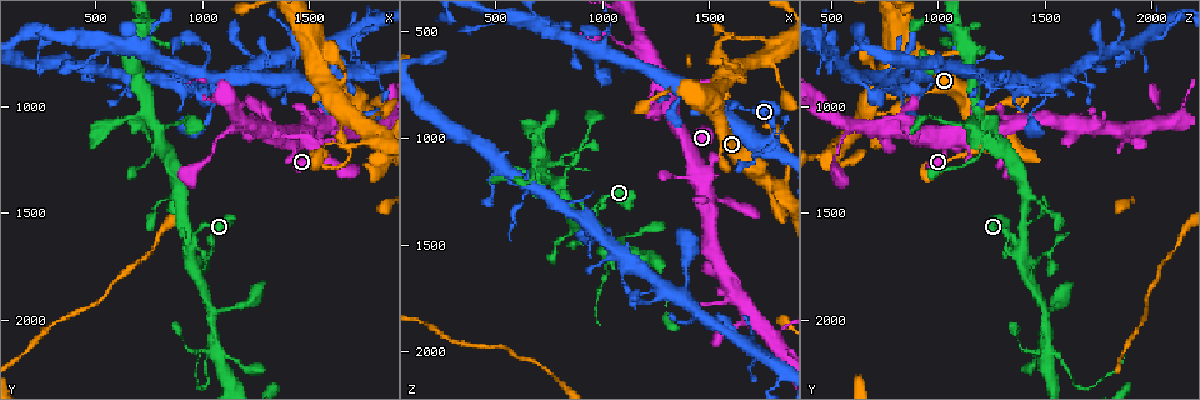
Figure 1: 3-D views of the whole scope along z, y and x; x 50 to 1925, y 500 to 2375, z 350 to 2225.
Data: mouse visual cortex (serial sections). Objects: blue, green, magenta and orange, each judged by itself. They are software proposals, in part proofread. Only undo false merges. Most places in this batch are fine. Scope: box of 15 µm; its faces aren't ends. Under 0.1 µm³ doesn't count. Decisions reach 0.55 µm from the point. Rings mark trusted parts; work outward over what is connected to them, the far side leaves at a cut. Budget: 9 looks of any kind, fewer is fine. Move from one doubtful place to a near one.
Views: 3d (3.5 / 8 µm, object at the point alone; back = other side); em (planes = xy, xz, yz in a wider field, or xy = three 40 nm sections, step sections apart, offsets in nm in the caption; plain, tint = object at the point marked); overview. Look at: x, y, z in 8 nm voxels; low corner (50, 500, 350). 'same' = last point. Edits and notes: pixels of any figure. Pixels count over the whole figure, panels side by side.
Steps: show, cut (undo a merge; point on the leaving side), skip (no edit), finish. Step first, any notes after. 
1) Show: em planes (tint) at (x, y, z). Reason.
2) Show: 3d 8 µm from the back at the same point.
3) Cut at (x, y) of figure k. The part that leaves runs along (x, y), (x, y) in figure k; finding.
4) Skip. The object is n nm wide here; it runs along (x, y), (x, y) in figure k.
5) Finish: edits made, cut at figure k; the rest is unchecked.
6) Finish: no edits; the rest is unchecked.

Show: 3d 8 µm at (1310, 1110, 770). A narrow waist.

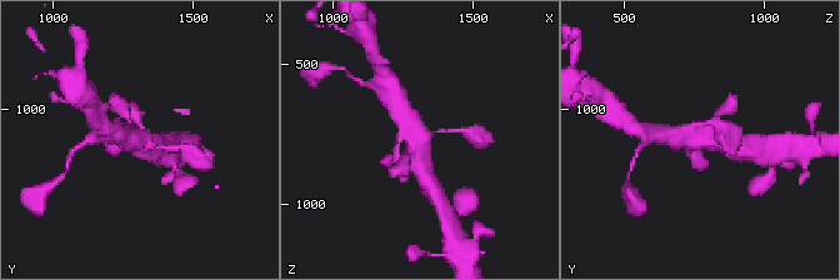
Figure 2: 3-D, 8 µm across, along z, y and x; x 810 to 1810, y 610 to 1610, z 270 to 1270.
Show: 3d 3.5 µm from the back at (1310, 1110, 770).

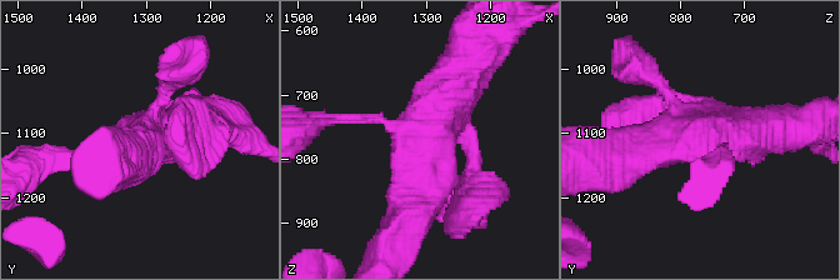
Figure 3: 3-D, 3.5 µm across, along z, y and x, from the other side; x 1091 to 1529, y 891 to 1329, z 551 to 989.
Skip. Continuous, no second cell.

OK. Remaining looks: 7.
Show: 3d 3.5 µm at (790, 1090, 1220). Looks like a crossing.

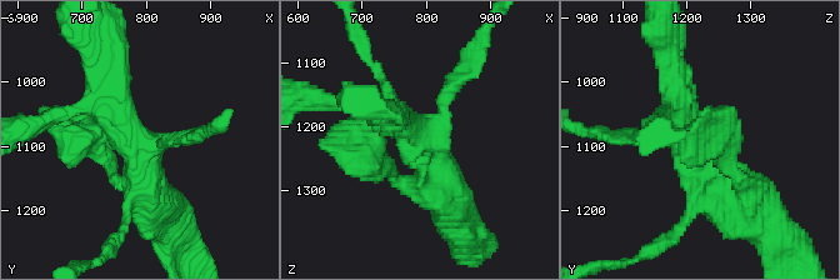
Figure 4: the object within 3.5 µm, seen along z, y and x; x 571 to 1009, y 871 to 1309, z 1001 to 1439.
Show: em xy step 1 (tint) at (795, 1100, 1210). 4 arms meet here; the arms are 150, 200, 400, 500 nm wide; need the tissue.

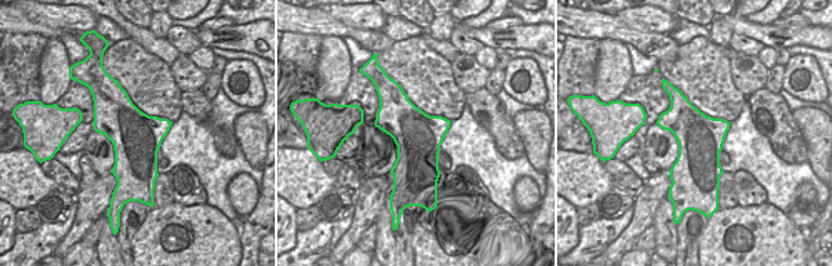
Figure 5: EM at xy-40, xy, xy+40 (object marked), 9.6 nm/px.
Skip. It runs along (740, 205), (701, 179), (675, 79) in figure 4; continuous, no second cell.

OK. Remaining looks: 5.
Show: 3d 3.5 µm at (1760, 840, 1040).

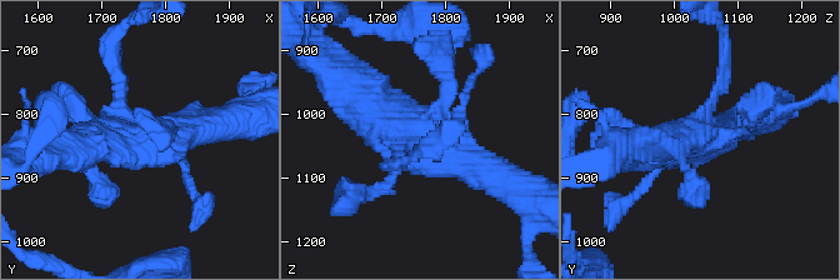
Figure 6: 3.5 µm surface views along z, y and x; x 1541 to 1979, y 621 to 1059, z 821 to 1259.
Show: em xy step 3 (tint) at (1750, 845, 1035).

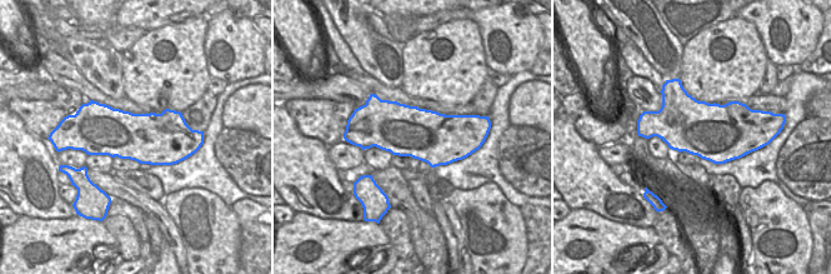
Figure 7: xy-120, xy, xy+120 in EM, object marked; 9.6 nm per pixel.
Skip. It runs along (353, 86), (386, 125), (486, 170) in figure 6; one cell here.

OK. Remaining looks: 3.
Show: 3d 3.5 µm at (1590, 910, 710). Narrows sharply.

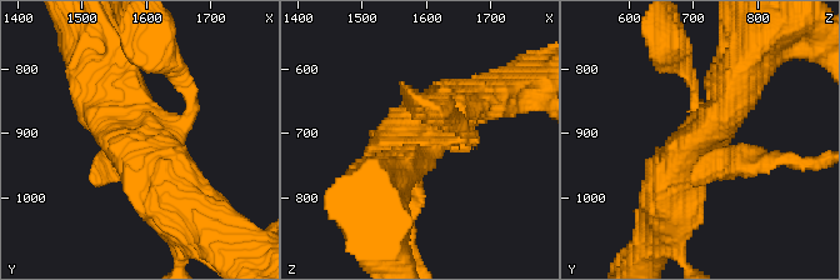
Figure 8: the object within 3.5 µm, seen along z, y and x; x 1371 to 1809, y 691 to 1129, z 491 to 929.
Show: em xy step 1 (tint) at (1590, 910, 710).

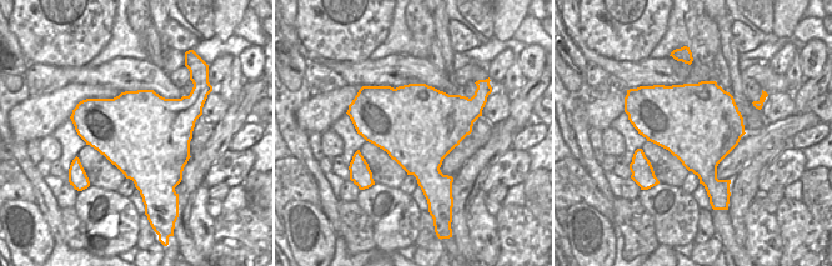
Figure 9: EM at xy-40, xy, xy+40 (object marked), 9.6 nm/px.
Skip. The object is 800 nm wide here; it runs along (743, 79), (675, 171), (663, 201) in figure 8; continuous, no second cell.

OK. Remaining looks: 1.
Finish: no edits; the rest is unchecked.

